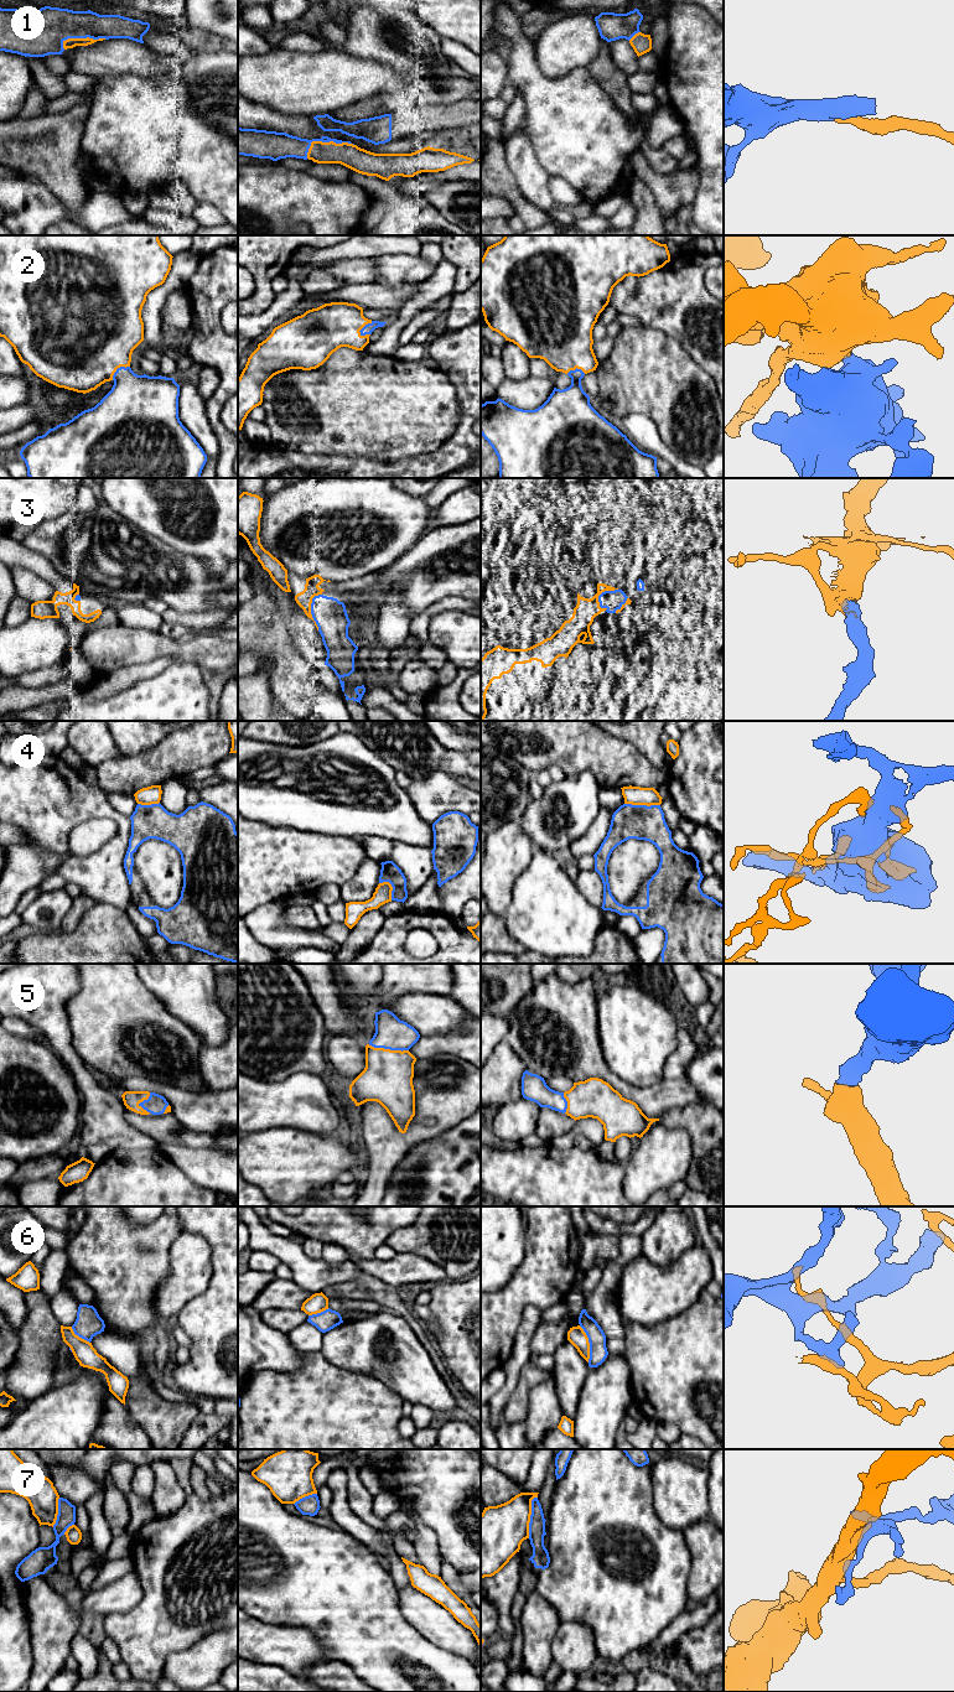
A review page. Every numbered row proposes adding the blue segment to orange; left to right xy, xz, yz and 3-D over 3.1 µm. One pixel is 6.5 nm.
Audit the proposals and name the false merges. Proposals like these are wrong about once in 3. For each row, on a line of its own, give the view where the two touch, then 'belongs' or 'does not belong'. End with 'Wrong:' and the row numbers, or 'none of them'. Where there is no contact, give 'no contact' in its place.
1: meets orange in xz; belongs
2: meets orange in xz; belongs
3: meets orange in xz; belongs
4: meets orange in yz; does not belong
5: meets orange in xz; belongs
6: meets orange in yz; does not belong
7: meets orange in yz; does not belong
Wrong: 4, 6, 7

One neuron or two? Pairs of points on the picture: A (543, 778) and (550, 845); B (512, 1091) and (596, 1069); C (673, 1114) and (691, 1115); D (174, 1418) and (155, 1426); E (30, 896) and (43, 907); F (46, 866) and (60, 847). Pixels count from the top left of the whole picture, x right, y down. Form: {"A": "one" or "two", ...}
{"A": "two", "B": "two", "C": "one", "D": "one", "E": "two", "F": "two"}

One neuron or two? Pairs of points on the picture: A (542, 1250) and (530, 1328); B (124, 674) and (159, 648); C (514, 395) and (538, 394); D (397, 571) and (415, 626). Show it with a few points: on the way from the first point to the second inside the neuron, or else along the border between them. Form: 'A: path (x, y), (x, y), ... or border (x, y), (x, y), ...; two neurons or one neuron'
A: border (539, 1307), (527, 1307), (523, 1311), (517, 1332); two neurons
B: border (166, 657), (148, 663), (120, 665), (110, 673); two neurons
C: path (520, 394), (532, 394); one neuron
D: border (437, 602), (428, 606), (411, 621); two neurons

